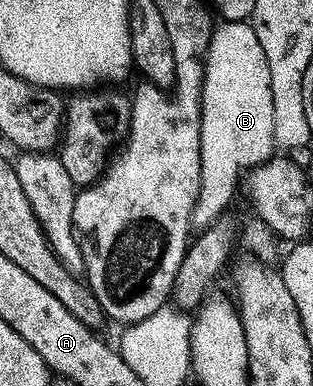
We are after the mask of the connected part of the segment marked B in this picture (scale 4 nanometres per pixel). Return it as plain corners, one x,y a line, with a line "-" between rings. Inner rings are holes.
222,21
210,37
202,66
200,191
193,224
204,230
227,212
244,174
275,156
272,79
253,24

